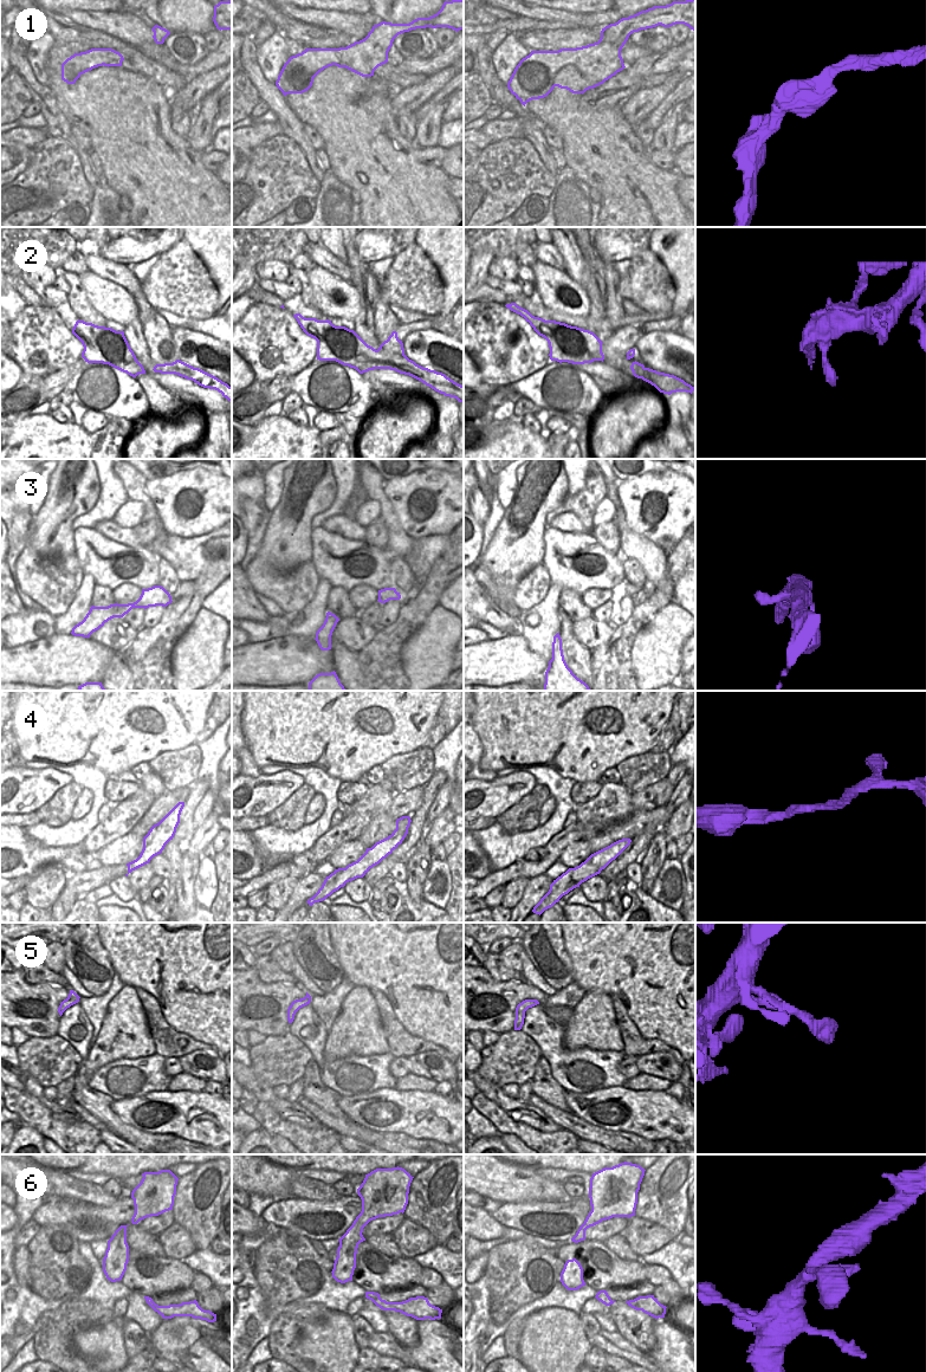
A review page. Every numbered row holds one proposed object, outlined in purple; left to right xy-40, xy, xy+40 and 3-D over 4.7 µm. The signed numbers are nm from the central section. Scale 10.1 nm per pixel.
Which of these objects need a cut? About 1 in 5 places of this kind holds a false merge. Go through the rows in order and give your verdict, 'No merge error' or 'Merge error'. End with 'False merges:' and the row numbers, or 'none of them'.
1: No merge error
2: No merge error
3: No merge error
4: No merge error
5: No merge error
6: No merge error
False merges: none of them.

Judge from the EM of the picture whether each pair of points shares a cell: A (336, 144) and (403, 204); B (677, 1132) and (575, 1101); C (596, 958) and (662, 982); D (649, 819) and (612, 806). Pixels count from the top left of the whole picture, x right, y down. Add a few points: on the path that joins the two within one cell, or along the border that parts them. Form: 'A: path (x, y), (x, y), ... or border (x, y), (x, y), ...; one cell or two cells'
A: path (353, 153), (387, 187); one cell
B: path (652, 1115), (635, 1112), (620, 1097), (600, 1100); one cell
C: path (613, 959), (630, 977), (646, 977); one cell
D: path (640, 819), (625, 819), (621, 815); one cell

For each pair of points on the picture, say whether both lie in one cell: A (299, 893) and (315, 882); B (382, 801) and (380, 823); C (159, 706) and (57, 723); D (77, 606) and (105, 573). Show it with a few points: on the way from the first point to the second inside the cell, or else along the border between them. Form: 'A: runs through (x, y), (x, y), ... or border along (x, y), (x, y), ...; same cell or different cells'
A: runs through (303, 890), (311, 882); same cell
B: runs through (380, 807), (380, 817); same cell
C: runs through (134, 704), (82, 704); same cell
D: border along (84, 573), (88, 573), (96, 583); different cells

